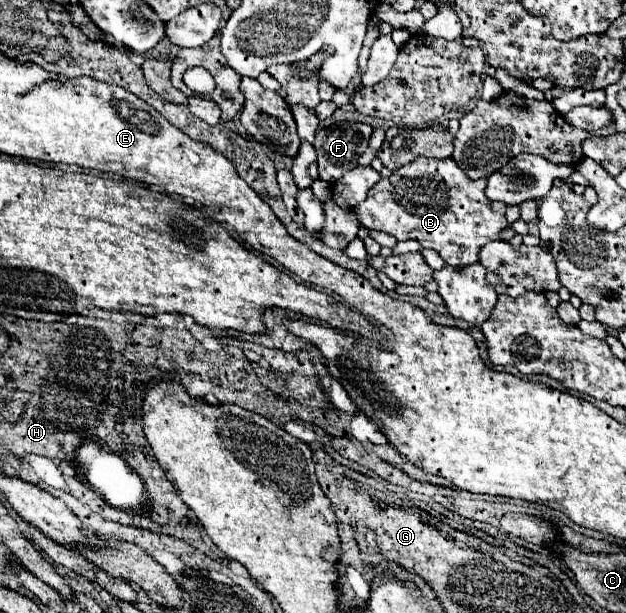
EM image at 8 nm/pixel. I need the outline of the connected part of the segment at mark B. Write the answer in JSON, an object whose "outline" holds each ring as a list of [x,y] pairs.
{"outline":[[[417,157],[413,163],[393,171],[393,175],[389,179],[381,179],[369,191],[367,199],[361,201],[361,205],[357,205],[355,213],[361,221],[361,225],[367,229],[389,233],[397,241],[415,239],[421,243],[421,247],[437,251],[447,265],[465,267],[465,265],[477,263],[481,247],[487,245],[489,241],[499,241],[501,231],[509,227],[507,219],[505,219],[507,205],[489,201],[489,197],[485,197],[485,185],[487,185],[485,179],[473,181],[473,179],[465,177],[465,173],[457,167],[457,163],[451,157],[449,159]]]}

